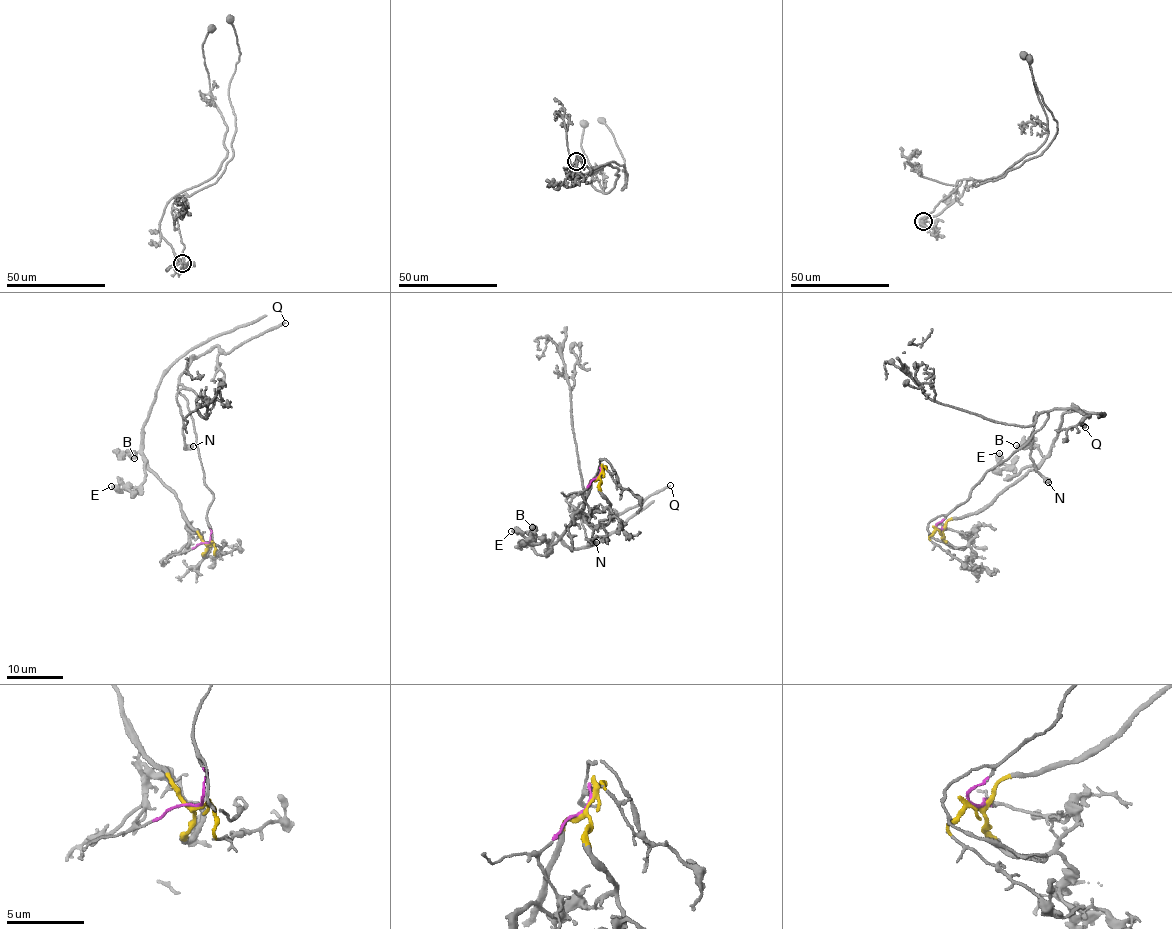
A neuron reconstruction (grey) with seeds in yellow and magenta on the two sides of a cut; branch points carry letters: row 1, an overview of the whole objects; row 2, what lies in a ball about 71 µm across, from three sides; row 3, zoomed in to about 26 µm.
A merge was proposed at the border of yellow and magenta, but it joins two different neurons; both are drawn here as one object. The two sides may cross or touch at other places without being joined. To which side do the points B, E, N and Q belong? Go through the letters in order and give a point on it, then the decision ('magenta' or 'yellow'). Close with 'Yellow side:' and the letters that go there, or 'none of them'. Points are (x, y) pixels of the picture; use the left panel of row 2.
B: place (134, 458); yellow
E: place (111, 486); yellow
N: place (193, 446); magenta
Q: place (285, 323); magenta
Yellow side: B, E

